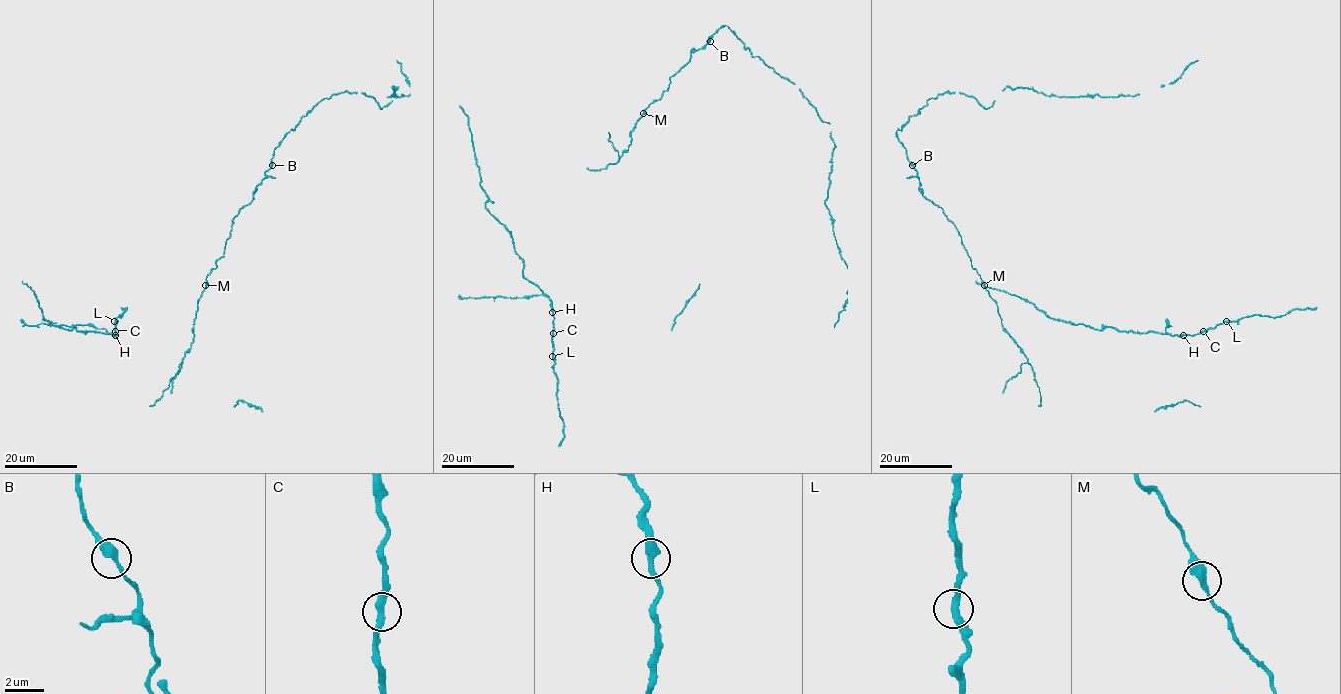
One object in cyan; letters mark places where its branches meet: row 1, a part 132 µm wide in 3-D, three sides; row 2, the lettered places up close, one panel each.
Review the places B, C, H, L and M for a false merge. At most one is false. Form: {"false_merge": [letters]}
{"false_merge": []}

